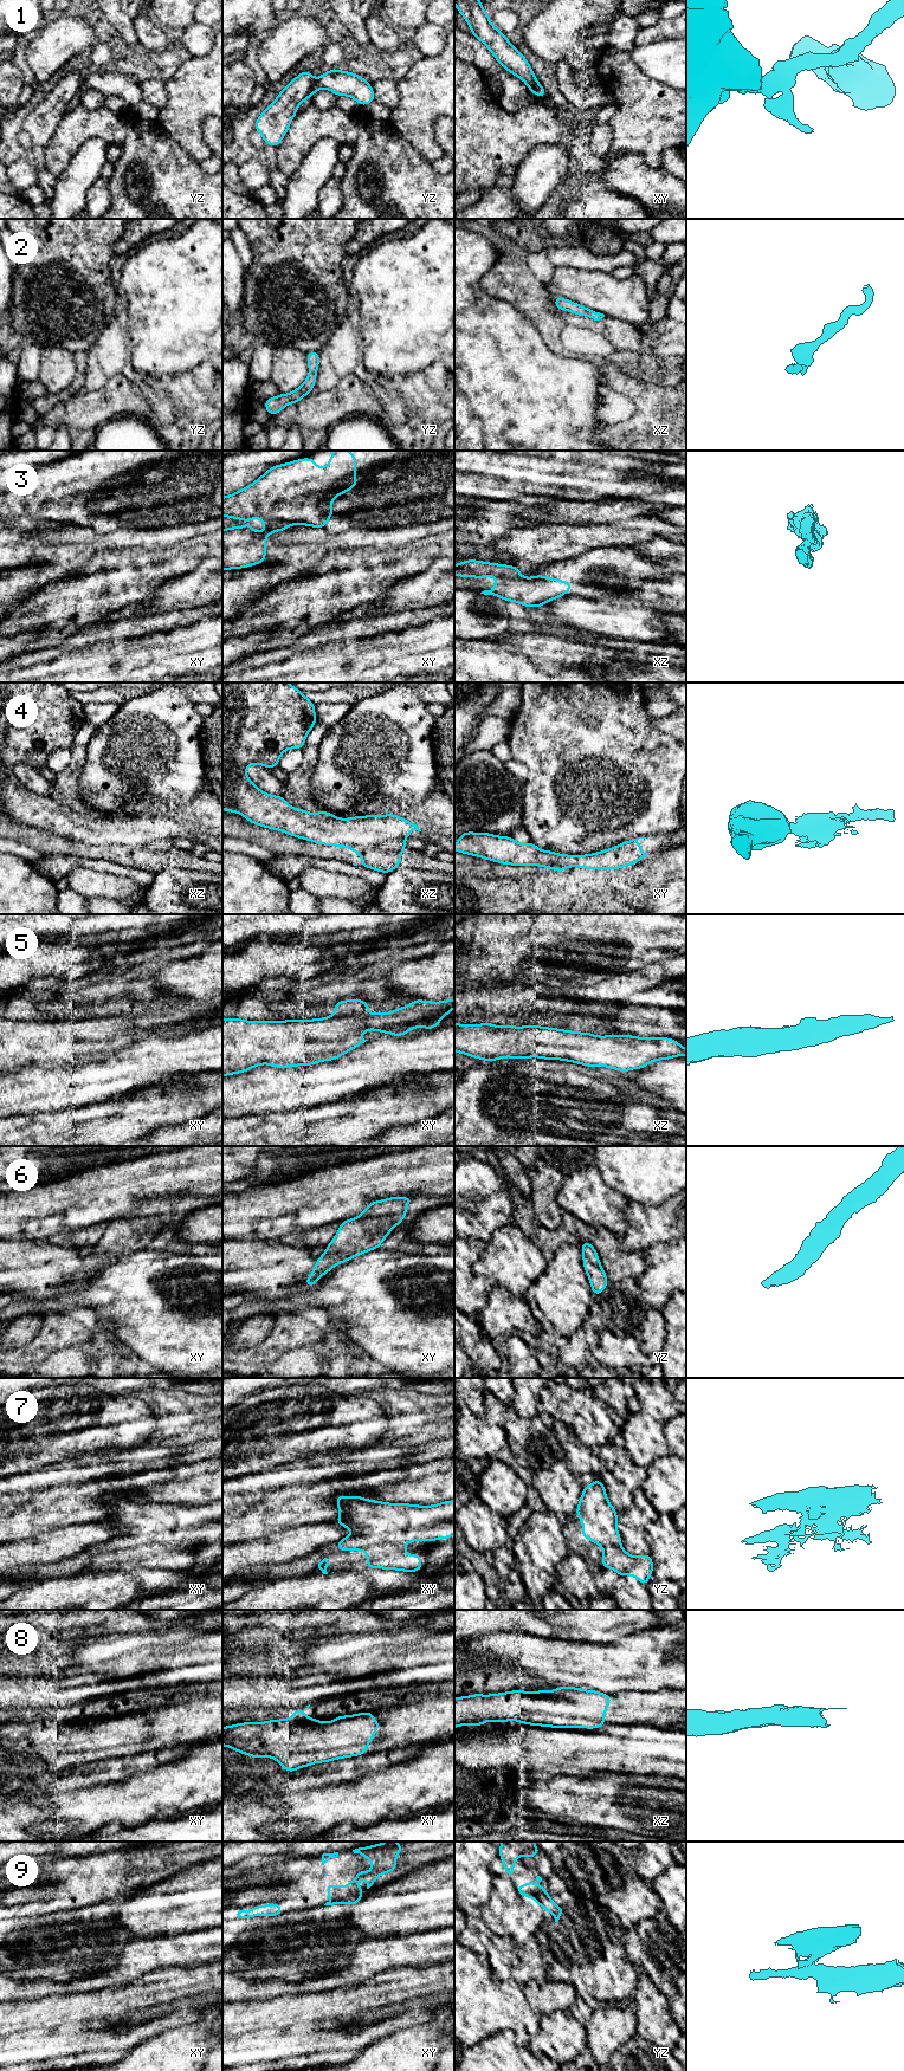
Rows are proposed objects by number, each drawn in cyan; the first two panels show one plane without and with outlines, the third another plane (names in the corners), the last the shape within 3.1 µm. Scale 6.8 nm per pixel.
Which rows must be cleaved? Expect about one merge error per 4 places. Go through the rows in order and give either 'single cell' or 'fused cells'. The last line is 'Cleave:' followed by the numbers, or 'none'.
1: fused cells
2: single cell
3: fused cells
4: single cell
5: single cell
6: single cell
7: fused cells
8: single cell
9: fused cells
Cleave: 1, 3, 7, 9

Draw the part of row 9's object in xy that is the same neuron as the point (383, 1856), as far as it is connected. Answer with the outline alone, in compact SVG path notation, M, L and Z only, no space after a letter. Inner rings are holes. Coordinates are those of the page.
M387 1842L382 1844L374 1844L367 1847L359 1847L353 1850L354 1853L360 1853L363 1858L372 1859L372 1870L363 1872L361 1868L357 1869L357 1876L349 1878L347 1886L335 1886L327 1882L327 1891L329 1894L329 1902L338 1900L348 1900L356 1894L363 1894L361 1886L354 1886L354 1882L361 1882L363 1877L367 1878L367 1889L369 1889L375 1879L396 1869L396 1856L403 1850L402 1844L396 1842Z

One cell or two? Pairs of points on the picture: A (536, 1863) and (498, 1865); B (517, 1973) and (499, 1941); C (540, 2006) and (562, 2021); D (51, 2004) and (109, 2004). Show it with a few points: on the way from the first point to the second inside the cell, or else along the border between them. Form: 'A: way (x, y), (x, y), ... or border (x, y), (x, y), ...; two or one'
A: way (527, 1863), (508, 1863); one
B: way (515, 1965), (508, 1949); one
C: border (568, 2010), (540, 2016); two
D: way (65, 2004), (95, 2004); one

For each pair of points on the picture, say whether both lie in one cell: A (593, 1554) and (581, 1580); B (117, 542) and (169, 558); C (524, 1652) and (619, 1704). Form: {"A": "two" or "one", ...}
{"A": "two", "B": "two", "C": "two"}

